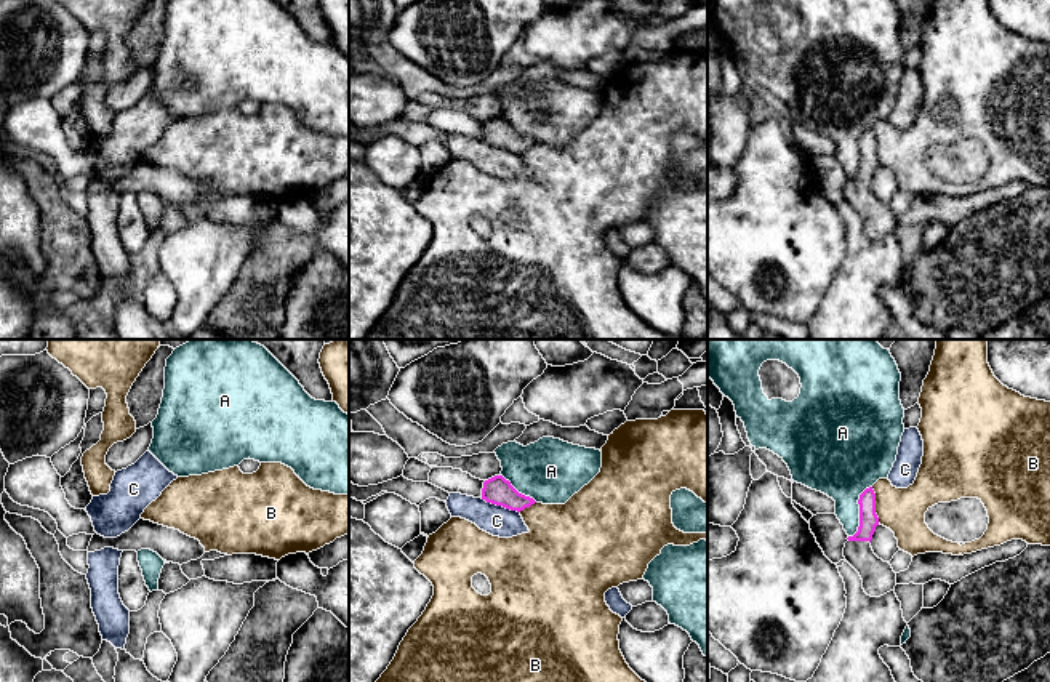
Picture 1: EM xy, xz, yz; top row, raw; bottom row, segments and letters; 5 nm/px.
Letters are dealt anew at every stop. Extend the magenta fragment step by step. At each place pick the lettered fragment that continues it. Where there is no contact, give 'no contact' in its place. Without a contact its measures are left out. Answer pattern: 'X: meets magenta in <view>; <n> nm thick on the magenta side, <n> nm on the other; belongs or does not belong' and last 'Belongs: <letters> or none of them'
A: meets magenta in yz; 100 nm thick on the magenta side, 340 nm on the other; does not belong
B: meets magenta in yz; 100 nm thick on the magenta side, 220 nm on the other; does not belong
C: meets magenta in xz; 140 nm thick on the magenta side, 150 nm on the other; does not belong
Belongs: none of them

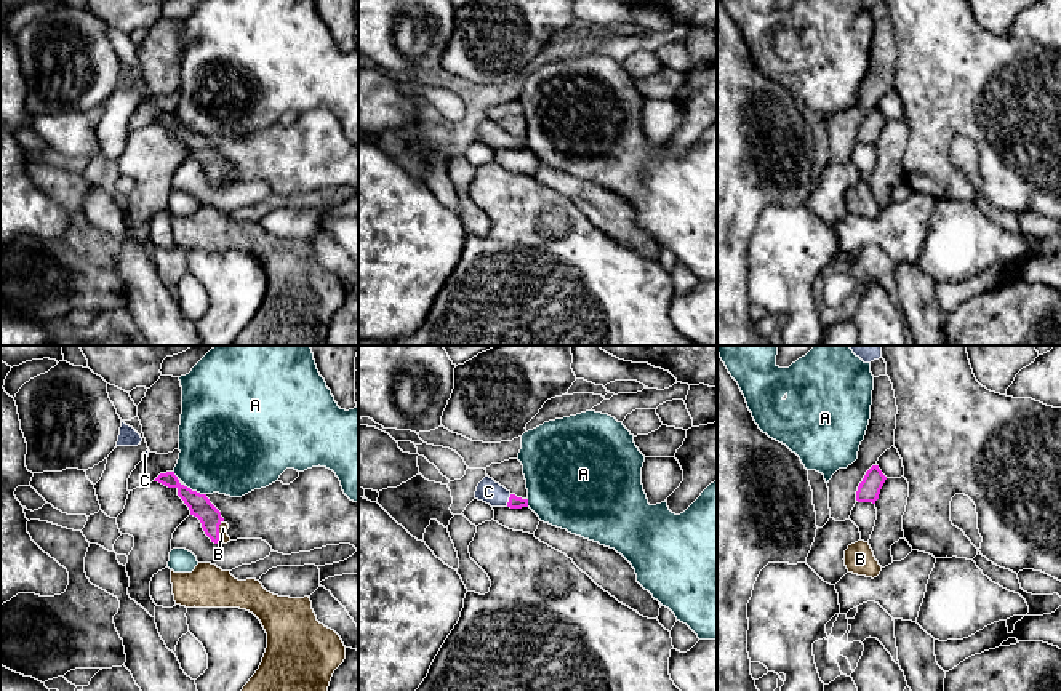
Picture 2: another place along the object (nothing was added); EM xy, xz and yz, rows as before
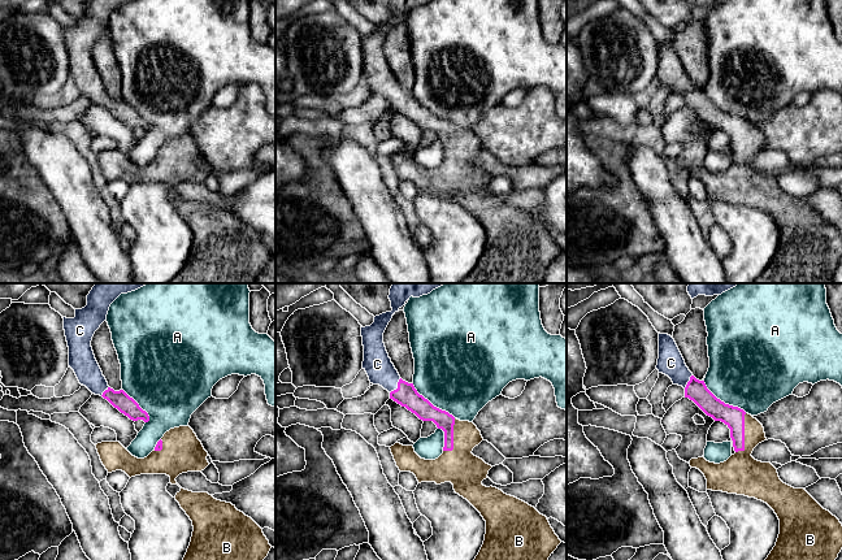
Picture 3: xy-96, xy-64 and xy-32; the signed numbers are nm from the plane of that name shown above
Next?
A: meets magenta in xy; 110 nm thick on the magenta side, 440 nm on the other; does not belong
B: meets magenta in xy; 110 nm thick on the magenta side, 50 nm on the other; belongs
C: meets magenta in xz; 60 nm thick on the magenta side, 120 nm on the other; belongs
Belongs: B, C

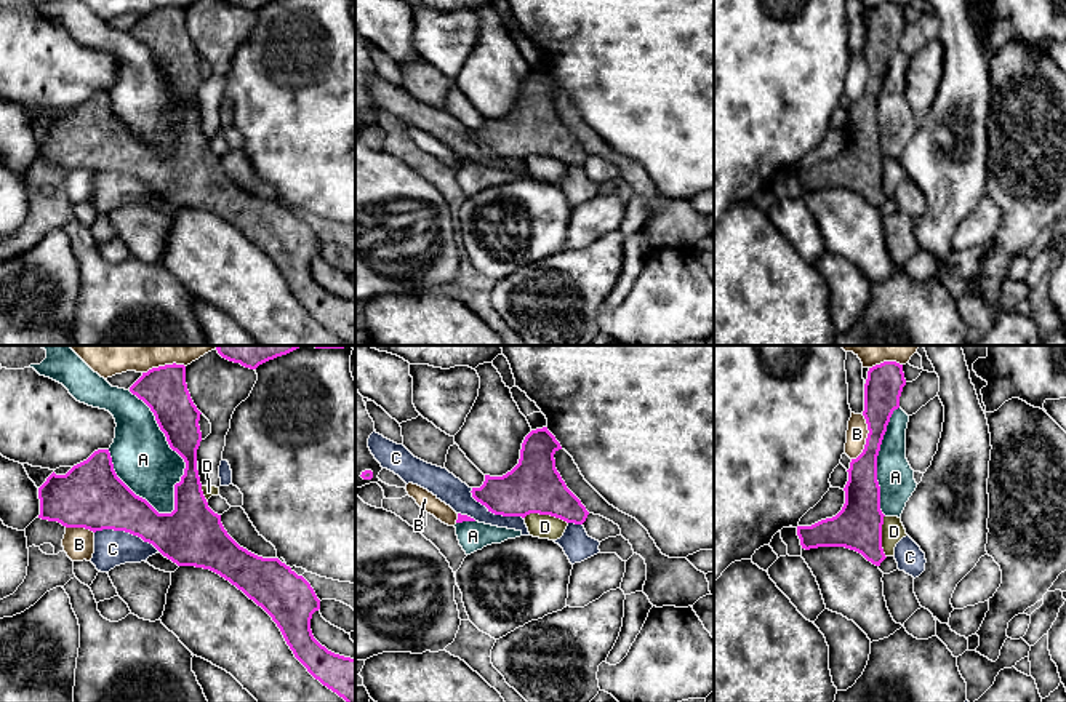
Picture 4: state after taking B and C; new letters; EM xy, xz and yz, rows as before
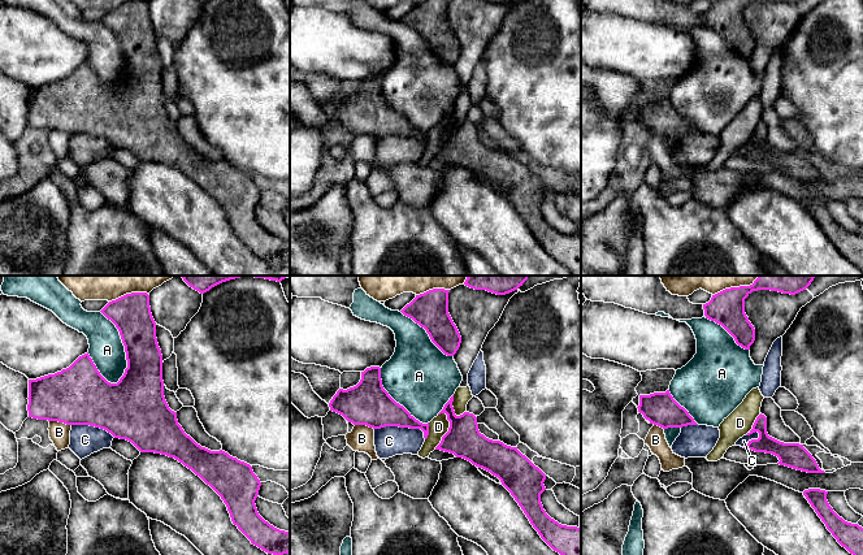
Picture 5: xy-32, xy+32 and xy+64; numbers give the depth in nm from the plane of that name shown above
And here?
A: meets magenta in xy; 220 nm thick on the magenta side, 300 nm on the other; does not belong
B: meets magenta in yz; 180 nm thick on the magenta side, 110 nm on the other; does not belong
C: meets magenta in xy; 320 nm thick on the magenta side, 180 nm on the other; does not belong
D: meets magenta in xz; 280 nm thick on the magenta side, 130 nm on the other; does not belong
Belongs: none of them

